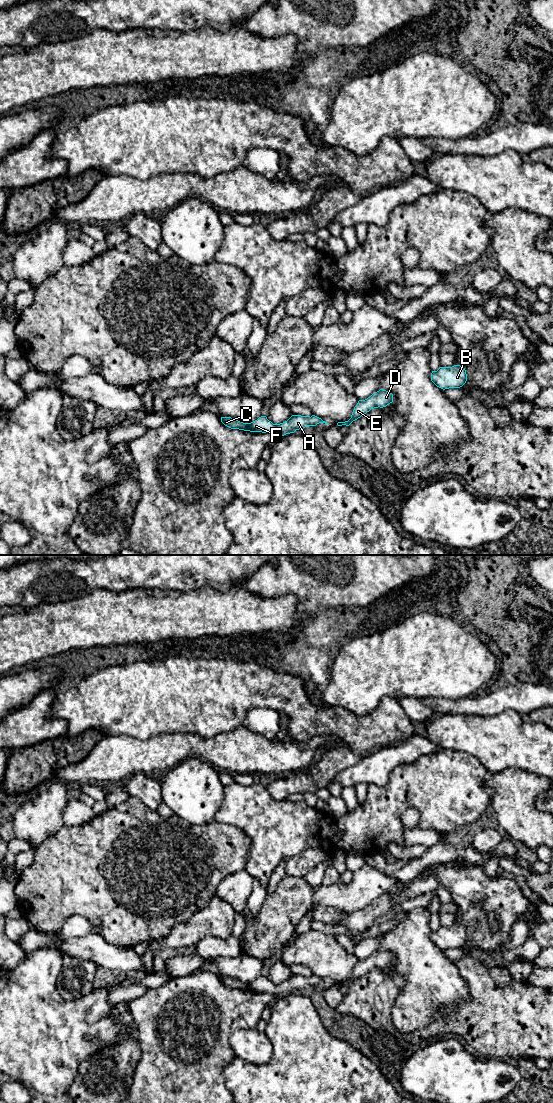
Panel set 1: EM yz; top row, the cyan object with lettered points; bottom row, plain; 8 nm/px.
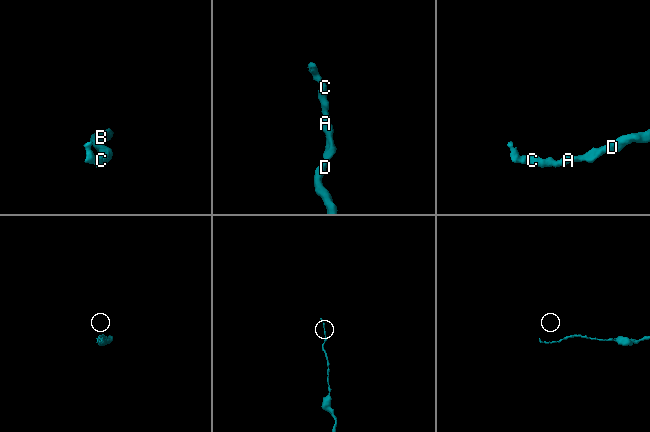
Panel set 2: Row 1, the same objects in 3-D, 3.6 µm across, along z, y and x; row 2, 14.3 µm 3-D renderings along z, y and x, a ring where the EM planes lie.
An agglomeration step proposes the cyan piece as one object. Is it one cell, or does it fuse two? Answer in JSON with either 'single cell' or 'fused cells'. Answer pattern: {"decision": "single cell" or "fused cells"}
{"decision": "single cell"}

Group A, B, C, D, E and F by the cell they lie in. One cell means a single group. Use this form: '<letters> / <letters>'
A B C D E F

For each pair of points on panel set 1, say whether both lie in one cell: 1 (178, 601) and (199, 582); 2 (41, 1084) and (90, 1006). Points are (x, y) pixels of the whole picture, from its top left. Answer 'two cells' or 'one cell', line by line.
1: two cells
2: one cell

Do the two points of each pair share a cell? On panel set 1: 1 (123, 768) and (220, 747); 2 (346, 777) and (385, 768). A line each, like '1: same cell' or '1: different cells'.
1: same cell
2: same cell

